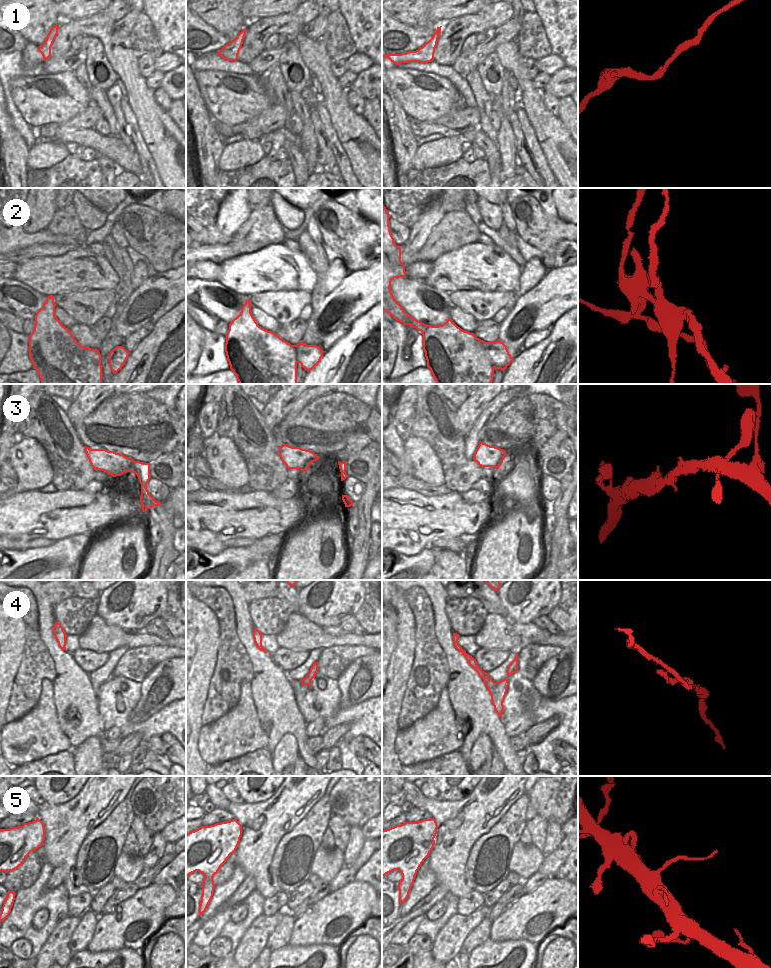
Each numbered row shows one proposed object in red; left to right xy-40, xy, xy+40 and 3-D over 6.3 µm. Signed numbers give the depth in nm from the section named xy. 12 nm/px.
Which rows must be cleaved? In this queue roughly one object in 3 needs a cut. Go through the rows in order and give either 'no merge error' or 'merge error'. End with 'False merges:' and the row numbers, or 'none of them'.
1: no merge error
2: merge error
3: no merge error
4: no merge error
5: merge error
False merges: 2, 5

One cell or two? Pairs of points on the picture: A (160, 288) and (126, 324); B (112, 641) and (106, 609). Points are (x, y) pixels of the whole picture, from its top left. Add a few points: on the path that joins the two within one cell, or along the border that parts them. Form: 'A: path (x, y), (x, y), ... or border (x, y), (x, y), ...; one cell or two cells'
A: path (149, 294), (134, 309), (129, 309), (127, 313); one cell
B: border (96, 614), (108, 624), (118, 625), (131, 632); two cells

